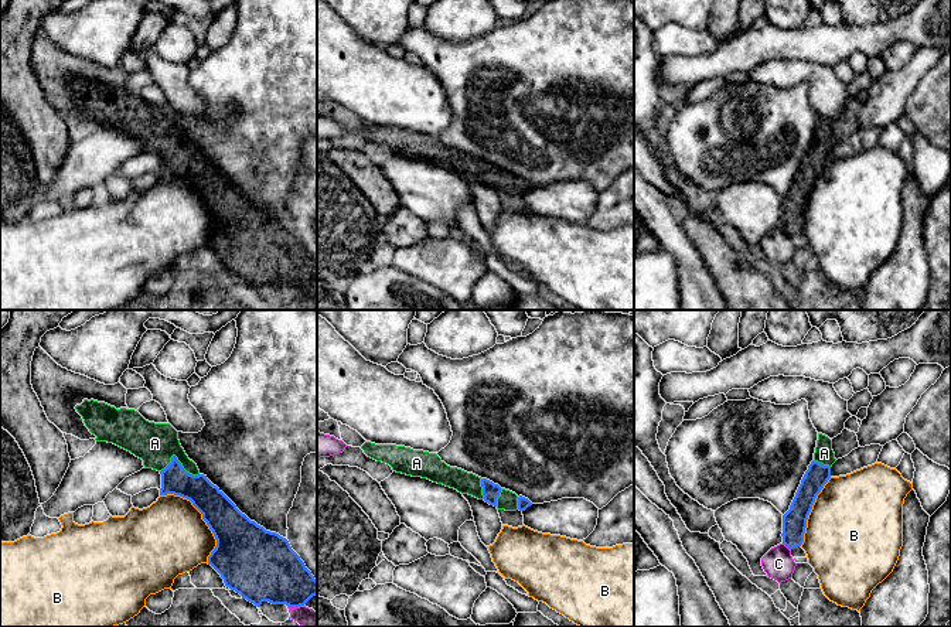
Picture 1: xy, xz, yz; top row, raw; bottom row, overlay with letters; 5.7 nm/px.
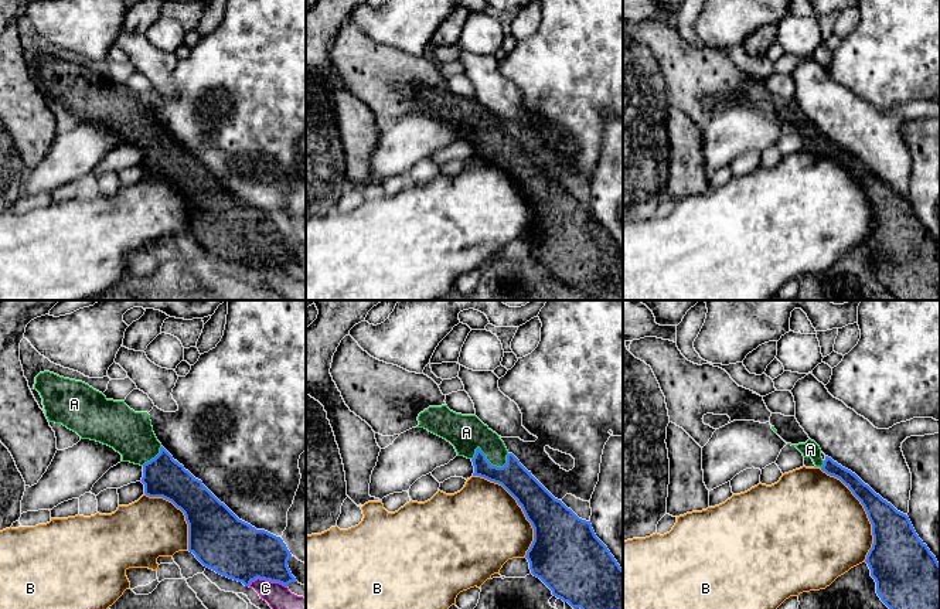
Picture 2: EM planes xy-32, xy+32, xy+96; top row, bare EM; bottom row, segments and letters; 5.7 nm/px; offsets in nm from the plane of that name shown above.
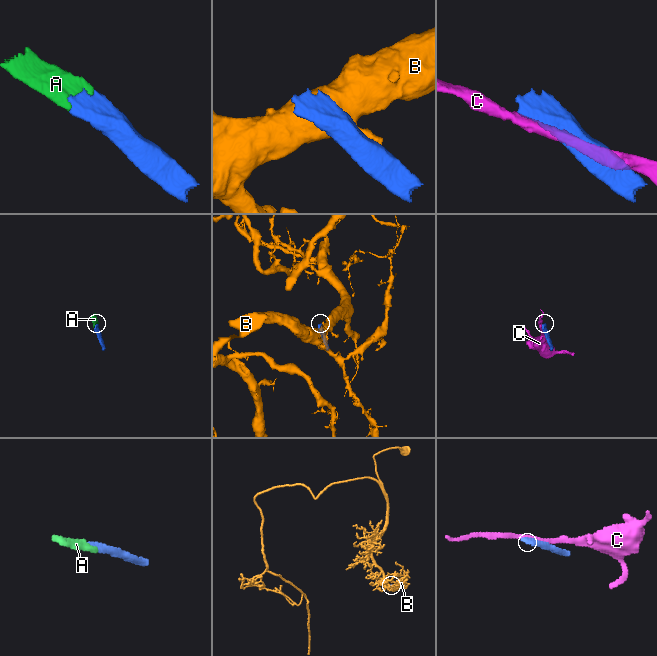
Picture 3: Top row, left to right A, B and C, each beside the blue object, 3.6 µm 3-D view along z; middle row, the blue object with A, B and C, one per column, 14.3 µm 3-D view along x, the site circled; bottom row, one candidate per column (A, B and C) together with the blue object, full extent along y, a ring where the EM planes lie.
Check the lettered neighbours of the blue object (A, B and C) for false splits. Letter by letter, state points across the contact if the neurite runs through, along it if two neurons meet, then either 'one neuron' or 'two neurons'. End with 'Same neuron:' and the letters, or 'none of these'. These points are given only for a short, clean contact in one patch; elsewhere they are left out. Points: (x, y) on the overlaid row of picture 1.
A: one neuron
B: two neurons
C: two neurons
Same neuron: A

